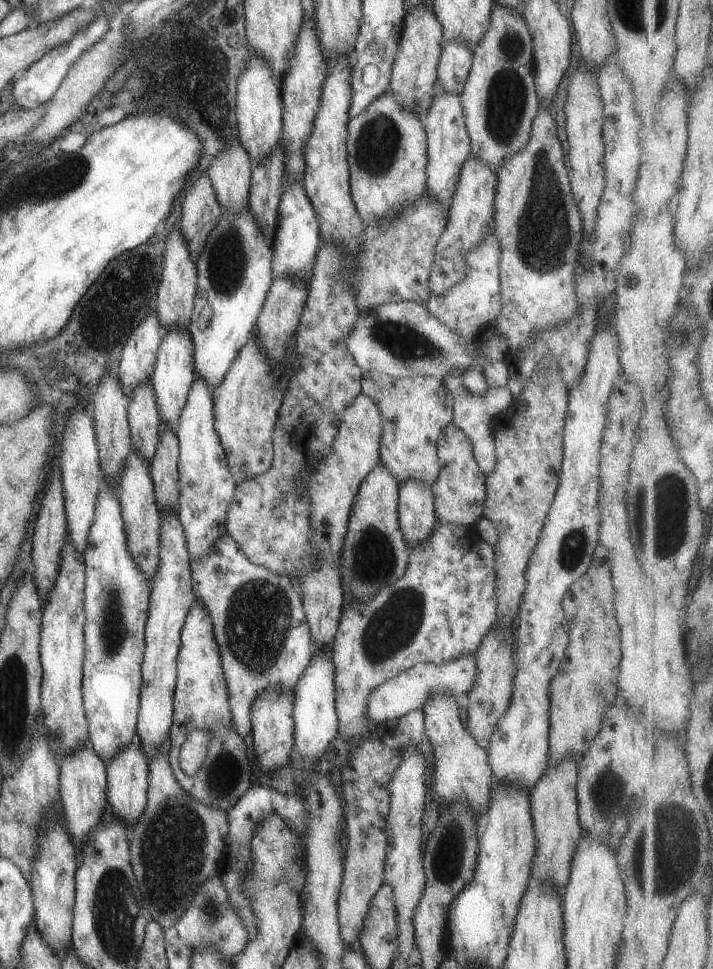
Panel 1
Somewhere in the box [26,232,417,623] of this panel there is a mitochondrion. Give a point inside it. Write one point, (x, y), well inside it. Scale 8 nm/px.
(373, 560)

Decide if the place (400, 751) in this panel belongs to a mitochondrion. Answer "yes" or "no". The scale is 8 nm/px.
no

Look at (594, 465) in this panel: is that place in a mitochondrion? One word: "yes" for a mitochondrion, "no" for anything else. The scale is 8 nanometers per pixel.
no

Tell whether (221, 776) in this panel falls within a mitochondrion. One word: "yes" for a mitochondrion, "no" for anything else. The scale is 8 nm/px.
yes

